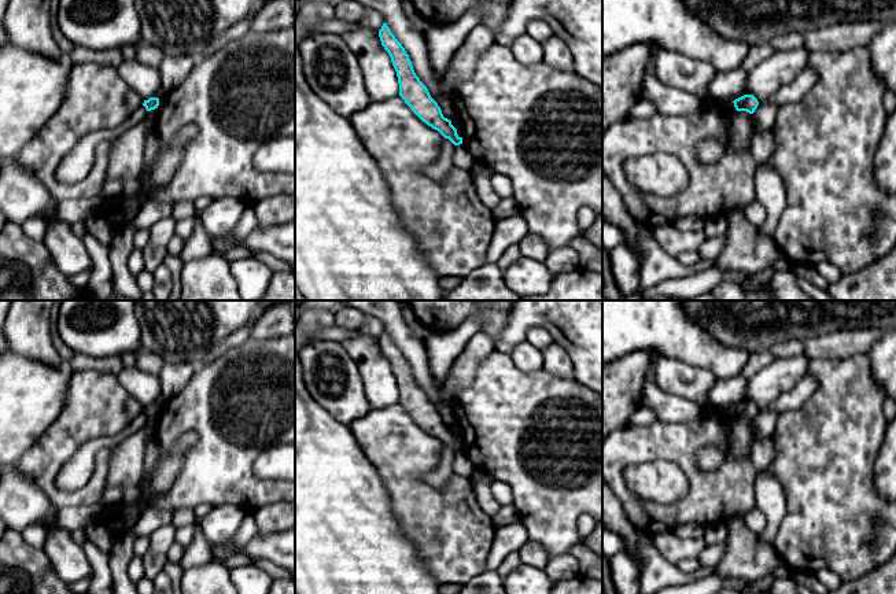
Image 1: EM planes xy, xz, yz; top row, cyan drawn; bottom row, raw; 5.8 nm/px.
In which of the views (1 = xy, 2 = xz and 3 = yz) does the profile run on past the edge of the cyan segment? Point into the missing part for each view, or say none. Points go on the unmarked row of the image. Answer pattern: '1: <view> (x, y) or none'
1: none
2: none
3: none

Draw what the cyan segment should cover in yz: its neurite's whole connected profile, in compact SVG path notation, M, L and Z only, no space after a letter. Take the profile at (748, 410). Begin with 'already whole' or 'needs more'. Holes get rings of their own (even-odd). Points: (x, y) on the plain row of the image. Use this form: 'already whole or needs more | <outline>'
already whole | M744 402L735 406L733 410L737 418L746 418L749 421L753 421L759 413L759 409L753 402Z

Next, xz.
already whole | M386 329L379 337L379 344L397 379L399 403L423 429L438 438L454 453L462 451L462 444L457 442L457 436L451 432L451 428L443 424L440 414L416 383L409 362Z

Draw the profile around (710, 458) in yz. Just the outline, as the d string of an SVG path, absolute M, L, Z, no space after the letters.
M716 446L703 447L697 451L696 462L697 468L704 472L716 471L724 460L724 454Z

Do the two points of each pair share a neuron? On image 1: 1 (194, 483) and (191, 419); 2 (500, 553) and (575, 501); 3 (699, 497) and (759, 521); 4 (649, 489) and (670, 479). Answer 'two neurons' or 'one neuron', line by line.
1: one neuron
2: two neurons
3: two neurons
4: one neuron

